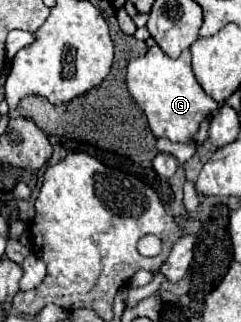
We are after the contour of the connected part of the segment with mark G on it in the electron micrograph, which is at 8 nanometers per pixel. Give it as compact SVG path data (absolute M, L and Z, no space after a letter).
M152 46L144 56L130 60L128 90L144 110L154 136L164 136L172 142L188 142L196 134L200 120L208 112L218 110L218 102L214 102L194 78L189 49L184 50L180 58L172 60L160 50L160 46Z

